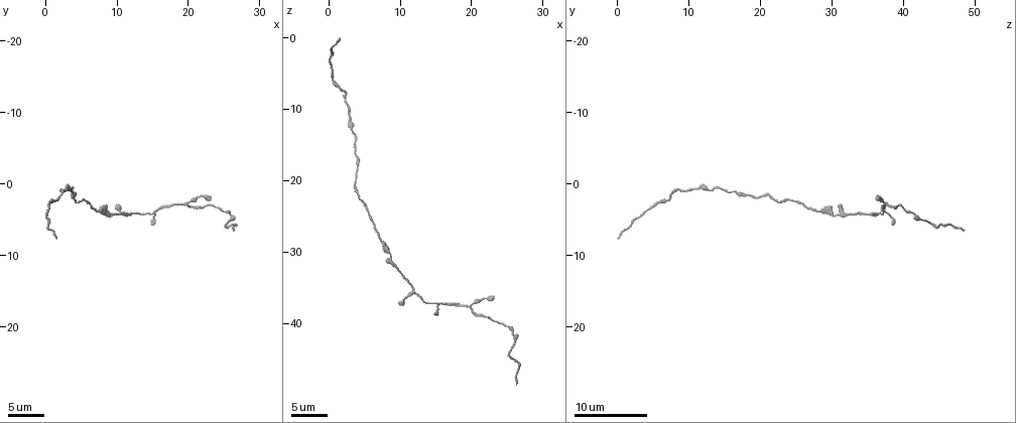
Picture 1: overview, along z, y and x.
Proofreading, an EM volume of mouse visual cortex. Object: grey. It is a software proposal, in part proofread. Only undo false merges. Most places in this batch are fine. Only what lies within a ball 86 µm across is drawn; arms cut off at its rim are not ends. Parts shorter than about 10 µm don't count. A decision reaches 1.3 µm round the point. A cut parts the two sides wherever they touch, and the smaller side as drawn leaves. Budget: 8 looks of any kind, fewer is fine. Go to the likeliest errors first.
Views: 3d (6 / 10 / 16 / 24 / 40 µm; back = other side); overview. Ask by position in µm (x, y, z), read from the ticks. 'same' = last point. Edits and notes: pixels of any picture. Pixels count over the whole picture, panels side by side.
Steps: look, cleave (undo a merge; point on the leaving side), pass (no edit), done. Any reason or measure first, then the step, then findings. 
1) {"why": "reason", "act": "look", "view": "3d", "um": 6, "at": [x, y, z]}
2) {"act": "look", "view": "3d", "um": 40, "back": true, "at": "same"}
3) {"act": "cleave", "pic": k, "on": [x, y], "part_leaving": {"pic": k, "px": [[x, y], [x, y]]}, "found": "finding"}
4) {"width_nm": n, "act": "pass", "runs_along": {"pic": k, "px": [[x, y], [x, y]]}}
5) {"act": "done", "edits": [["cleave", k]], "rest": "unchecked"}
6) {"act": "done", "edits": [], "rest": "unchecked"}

{"why": "calibre changes", "act": "look", "view": "3d", "um": 6, "at": [15.0, 4.0, 37.0]}

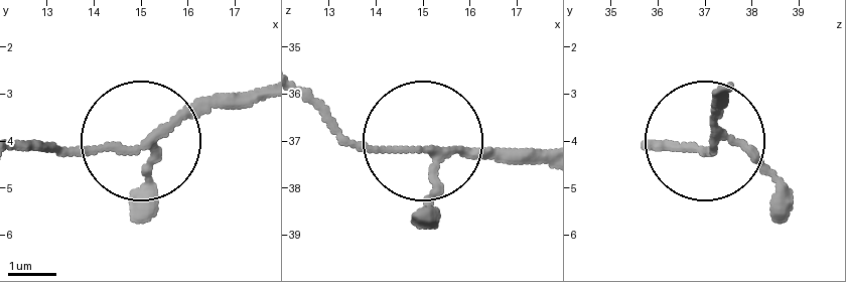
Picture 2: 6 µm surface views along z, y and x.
{"arms": 3, "act": "pass", "runs_along": {"pic": 2, "px": [[644, 151], [716, 151], [716, 95]]}, "found": "all the same neuron"}

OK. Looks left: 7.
{"why": "narrows sharply", "act": "look", "view": "3d", "um": 10, "at": [9.0, 4.5, 31.0]}

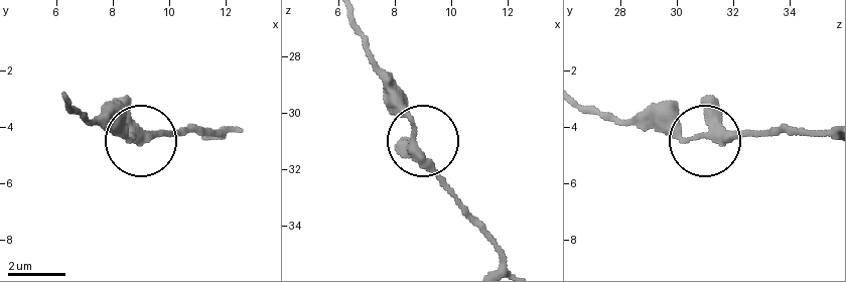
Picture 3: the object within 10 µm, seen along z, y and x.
{"act": "look", "view": "3d", "um": 6, "at": [8.7, 4.4, 30.6]}

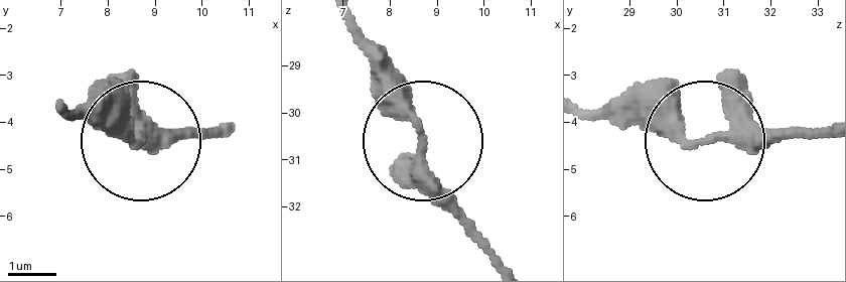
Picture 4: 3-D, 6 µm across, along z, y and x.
{"width_nm": 270, "act": "pass", "runs_along": {"pic": 4, "px": [[68, 108], [93, 108], [137, 144], [213, 132]]}, "found": "all the same neuron"}

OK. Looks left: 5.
{"why": "sudden change in width", "act": "look", "view": "3d", "um": 16, "at": [3.0, 1.0, 11.0]}

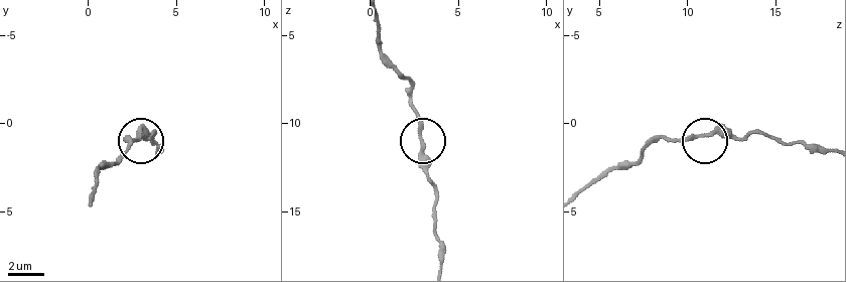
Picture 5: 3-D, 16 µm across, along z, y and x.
{"act": "pass", "runs_along": {"pic": 5, "px": [[829, 152], [815, 152], [765, 134], [650, 139]]}, "found": "all the same neuron"}

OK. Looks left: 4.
{"act": "done", "edits": [], "rest": "unchecked"}

